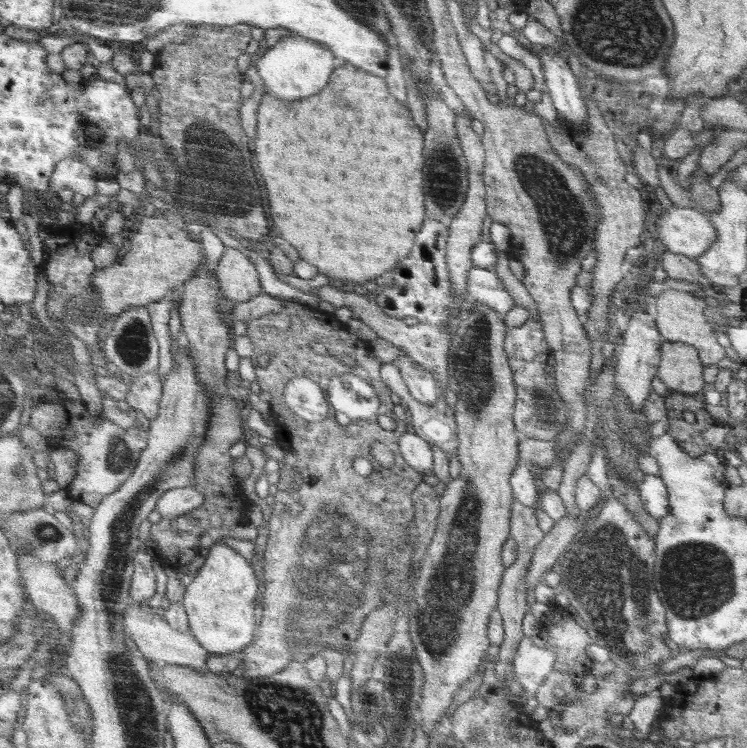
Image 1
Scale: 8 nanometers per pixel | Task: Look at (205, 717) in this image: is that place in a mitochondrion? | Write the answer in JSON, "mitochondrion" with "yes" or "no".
{"mitochondrion":"no"}

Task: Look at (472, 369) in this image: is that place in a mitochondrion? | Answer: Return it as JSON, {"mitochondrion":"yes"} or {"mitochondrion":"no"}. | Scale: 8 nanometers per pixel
{"mitochondrion":"yes"}

